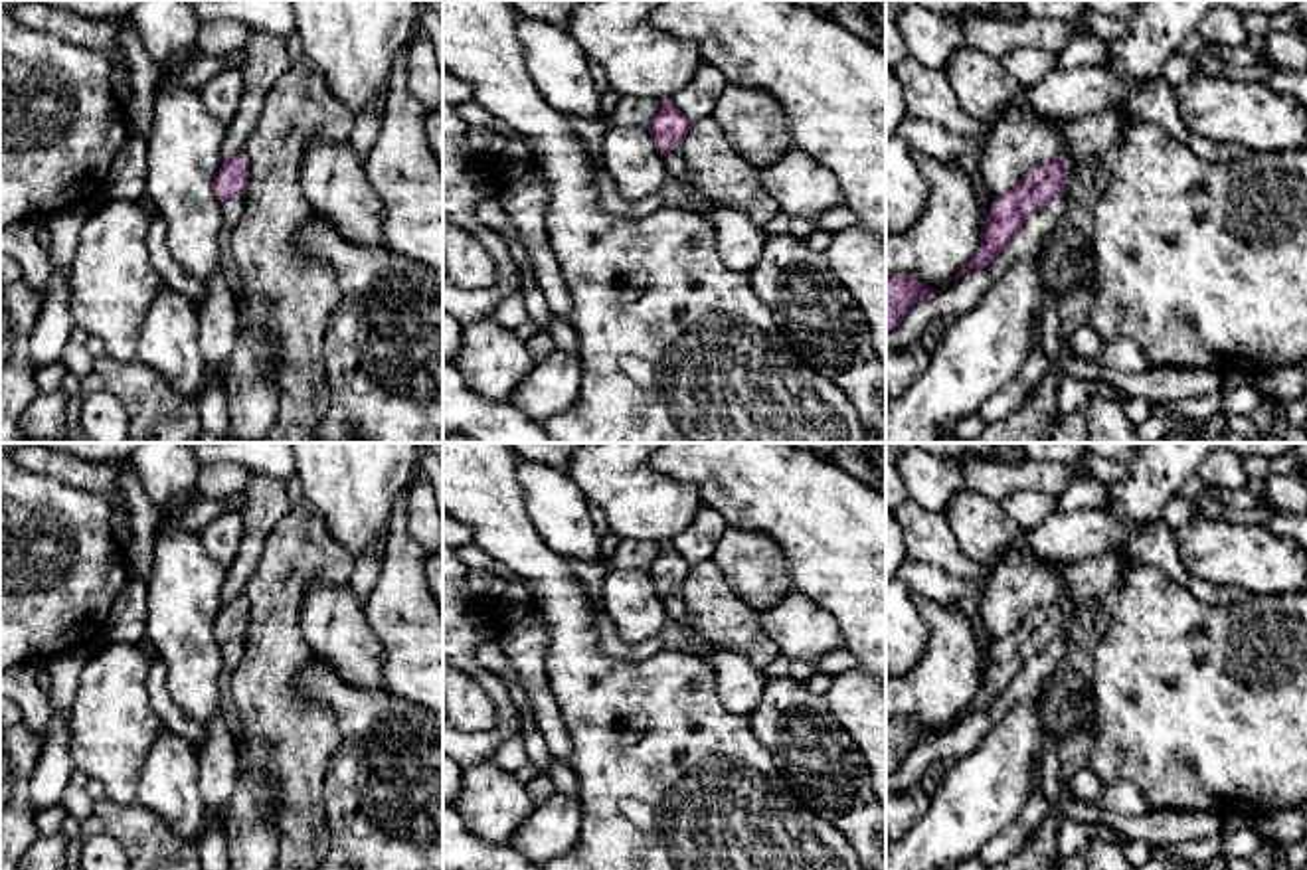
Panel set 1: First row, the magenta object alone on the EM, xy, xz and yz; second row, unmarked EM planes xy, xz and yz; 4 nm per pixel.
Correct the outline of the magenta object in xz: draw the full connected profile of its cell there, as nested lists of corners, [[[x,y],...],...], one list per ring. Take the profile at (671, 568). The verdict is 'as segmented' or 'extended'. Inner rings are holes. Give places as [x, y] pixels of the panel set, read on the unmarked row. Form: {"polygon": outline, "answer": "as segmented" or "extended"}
{"polygon": [[[660,542],[660,554],[647,571],[660,591],[660,597],[666,599],[672,591],[682,587],[690,567],[692,564],[672,546],[672,542]]], "answer": "as segmented"}

